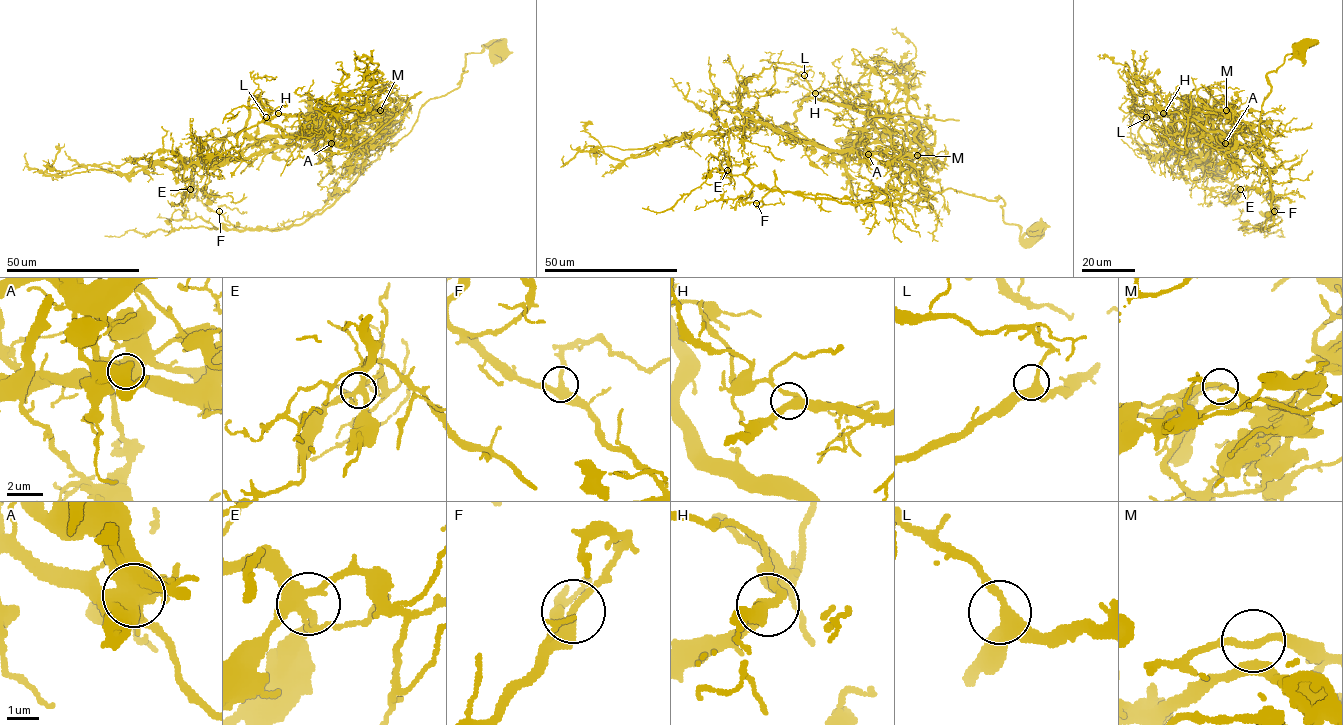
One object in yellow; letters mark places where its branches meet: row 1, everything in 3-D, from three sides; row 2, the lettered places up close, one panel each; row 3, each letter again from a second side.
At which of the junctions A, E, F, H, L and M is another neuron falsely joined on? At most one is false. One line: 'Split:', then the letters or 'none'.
Split: A

